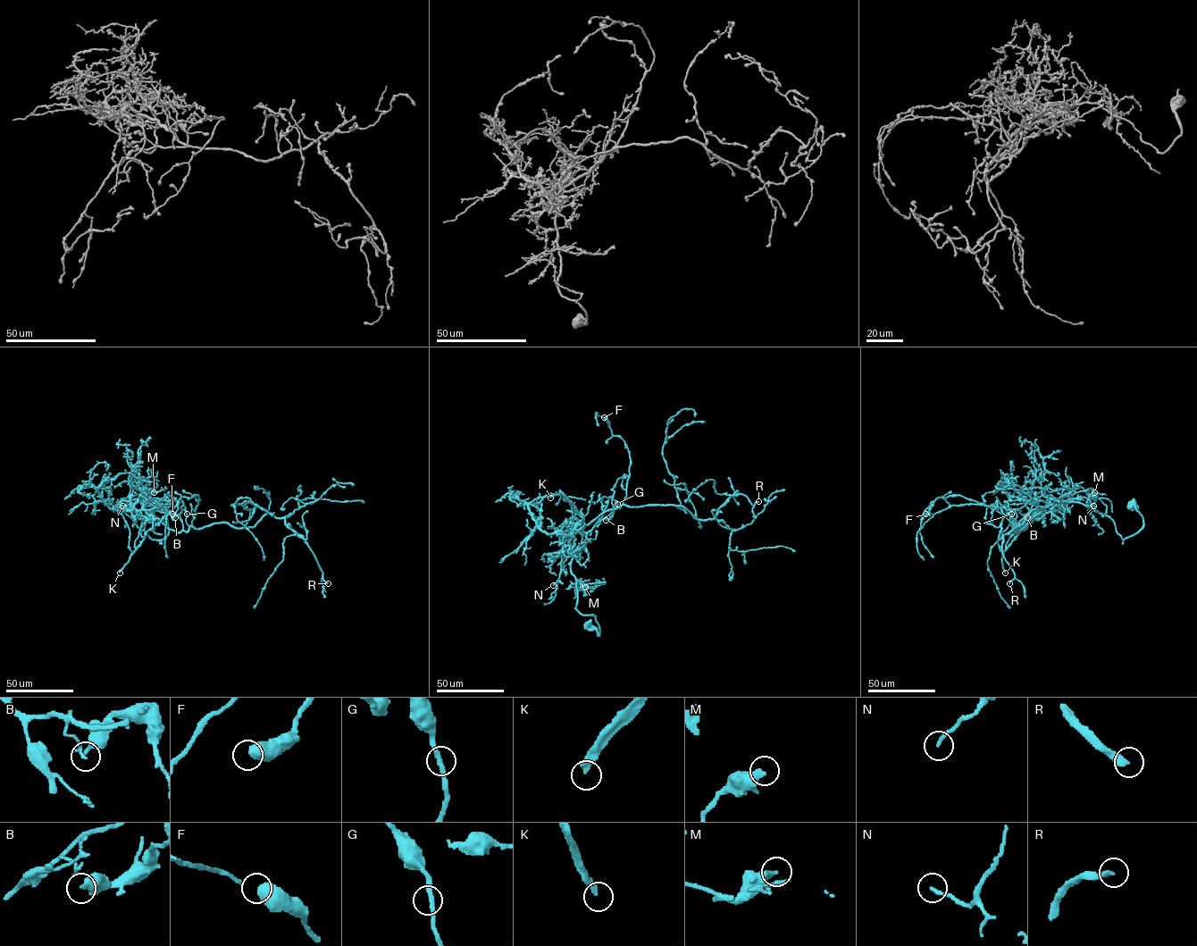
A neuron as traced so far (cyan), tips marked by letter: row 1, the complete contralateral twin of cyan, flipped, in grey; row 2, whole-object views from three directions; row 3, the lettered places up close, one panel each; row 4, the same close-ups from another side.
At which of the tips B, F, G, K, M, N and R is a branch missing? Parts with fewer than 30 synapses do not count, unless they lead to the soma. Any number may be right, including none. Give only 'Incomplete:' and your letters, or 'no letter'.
Incomplete: K, R

